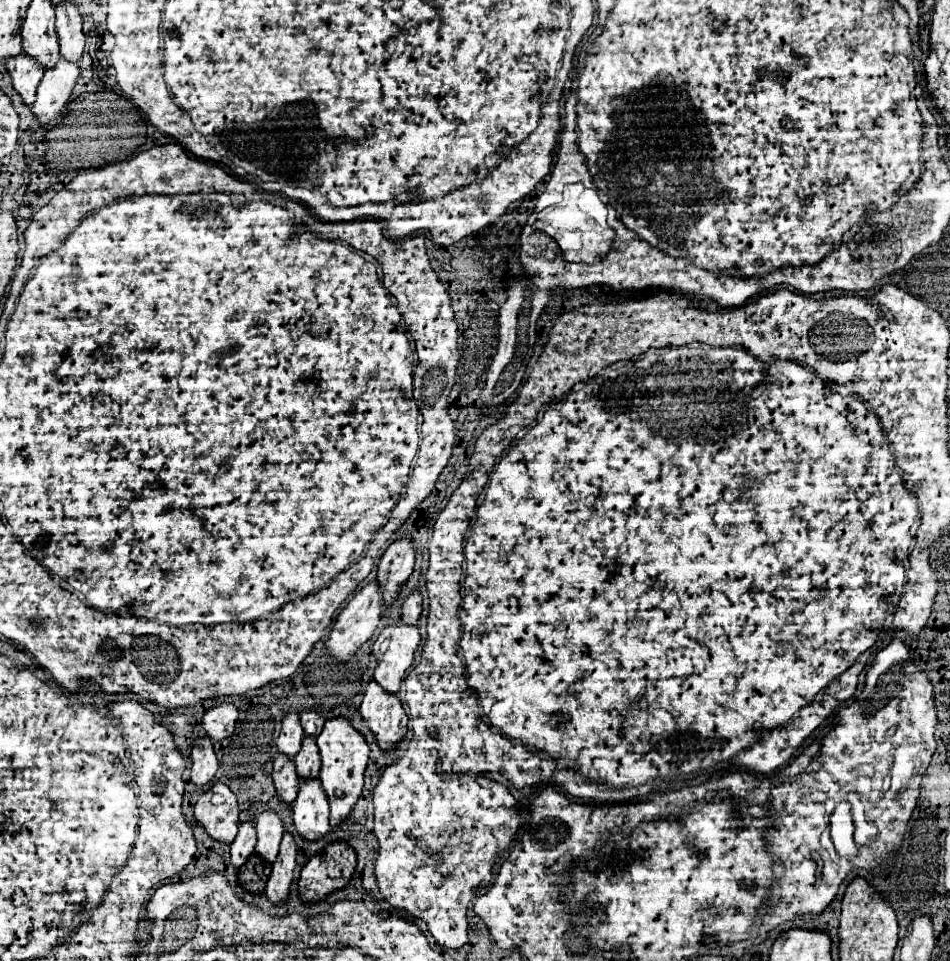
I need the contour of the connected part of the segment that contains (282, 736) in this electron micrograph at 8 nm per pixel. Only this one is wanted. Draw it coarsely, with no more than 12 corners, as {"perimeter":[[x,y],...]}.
{"perimeter":[[287,713],[281,721],[277,749],[297,755],[303,727],[297,713]]}

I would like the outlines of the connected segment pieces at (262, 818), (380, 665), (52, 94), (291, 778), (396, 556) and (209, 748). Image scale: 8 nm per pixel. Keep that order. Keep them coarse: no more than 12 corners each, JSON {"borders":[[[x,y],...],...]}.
{"borders":[[[273,809],[255,817],[257,855],[273,863],[283,821]],[[385,625],[373,679],[397,693],[419,647],[419,627]],[[79,63],[45,71],[31,105],[41,125],[63,113]],[[277,753],[273,783],[285,803],[297,797],[299,775],[293,759]],[[411,537],[395,539],[377,569],[385,605],[415,565]],[[195,741],[191,749],[191,781],[209,783],[219,767],[213,741]]]}

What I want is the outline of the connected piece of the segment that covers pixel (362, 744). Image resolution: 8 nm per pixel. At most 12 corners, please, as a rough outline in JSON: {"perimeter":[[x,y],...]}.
{"perimeter":[[349,719],[325,721],[317,747],[331,827],[357,803],[369,745]]}

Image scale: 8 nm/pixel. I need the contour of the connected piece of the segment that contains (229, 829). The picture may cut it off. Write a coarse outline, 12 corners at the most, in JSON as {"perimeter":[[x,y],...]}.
{"perimeter":[[227,783],[195,803],[195,819],[217,839],[237,835],[239,809]]}

